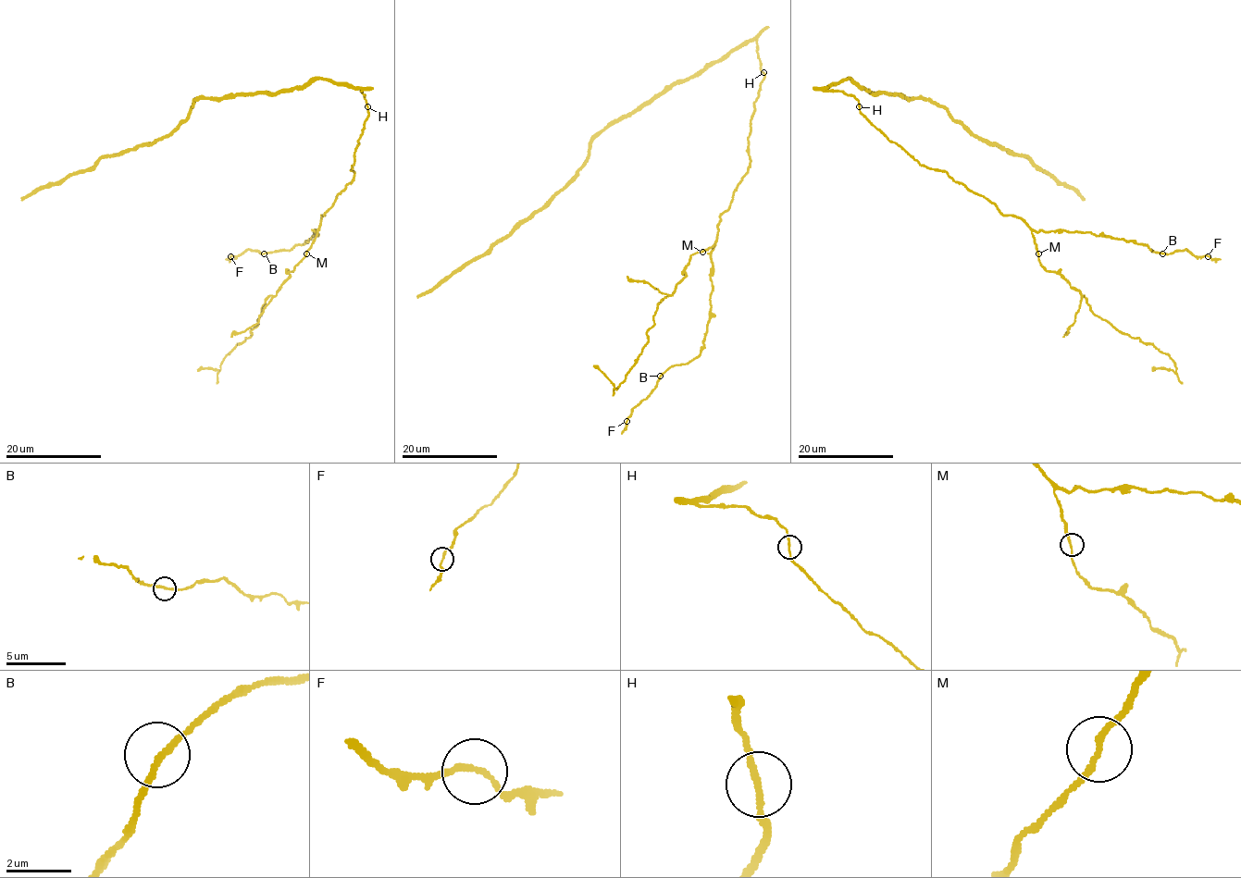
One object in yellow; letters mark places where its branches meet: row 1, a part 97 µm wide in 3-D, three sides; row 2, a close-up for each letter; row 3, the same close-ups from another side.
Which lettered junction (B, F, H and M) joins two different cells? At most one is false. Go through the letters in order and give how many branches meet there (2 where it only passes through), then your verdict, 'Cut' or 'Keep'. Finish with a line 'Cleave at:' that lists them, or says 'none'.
B: Branches: 2. Keep
F: Branches: 2. Keep
H: Branches: 2. Keep
M: Branches: 2. Keep
Cleave at: none

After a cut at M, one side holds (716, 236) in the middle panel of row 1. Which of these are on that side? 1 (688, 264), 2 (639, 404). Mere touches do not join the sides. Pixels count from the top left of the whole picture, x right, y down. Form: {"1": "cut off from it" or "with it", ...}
{"1": "cut off from it", "2": "with it"}

